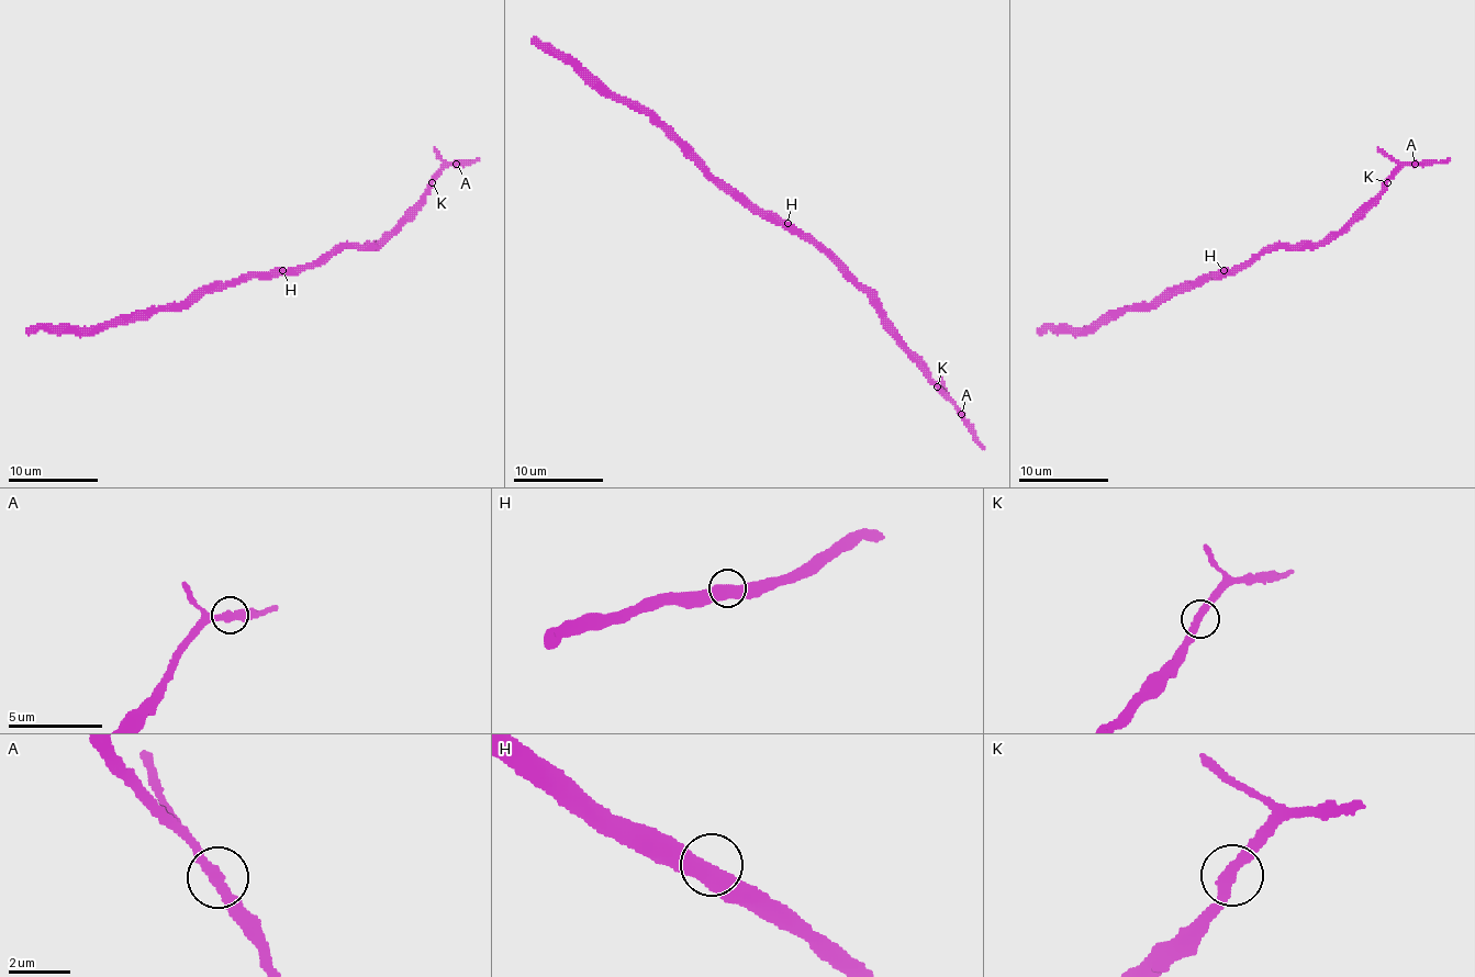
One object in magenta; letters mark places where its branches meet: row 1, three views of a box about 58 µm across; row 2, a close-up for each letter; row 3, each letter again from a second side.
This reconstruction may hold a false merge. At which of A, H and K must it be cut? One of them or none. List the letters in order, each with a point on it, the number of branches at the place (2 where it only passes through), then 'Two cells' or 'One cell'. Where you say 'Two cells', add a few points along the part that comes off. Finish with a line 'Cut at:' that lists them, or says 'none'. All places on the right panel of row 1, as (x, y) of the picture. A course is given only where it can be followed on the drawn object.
A: Place: (1415, 164). Branches: 2. One cell
H: Place: (1224, 270). Branches: 2. One cell
K: Place: (1387, 182). Branches: 2. One cell
Cut at: none

